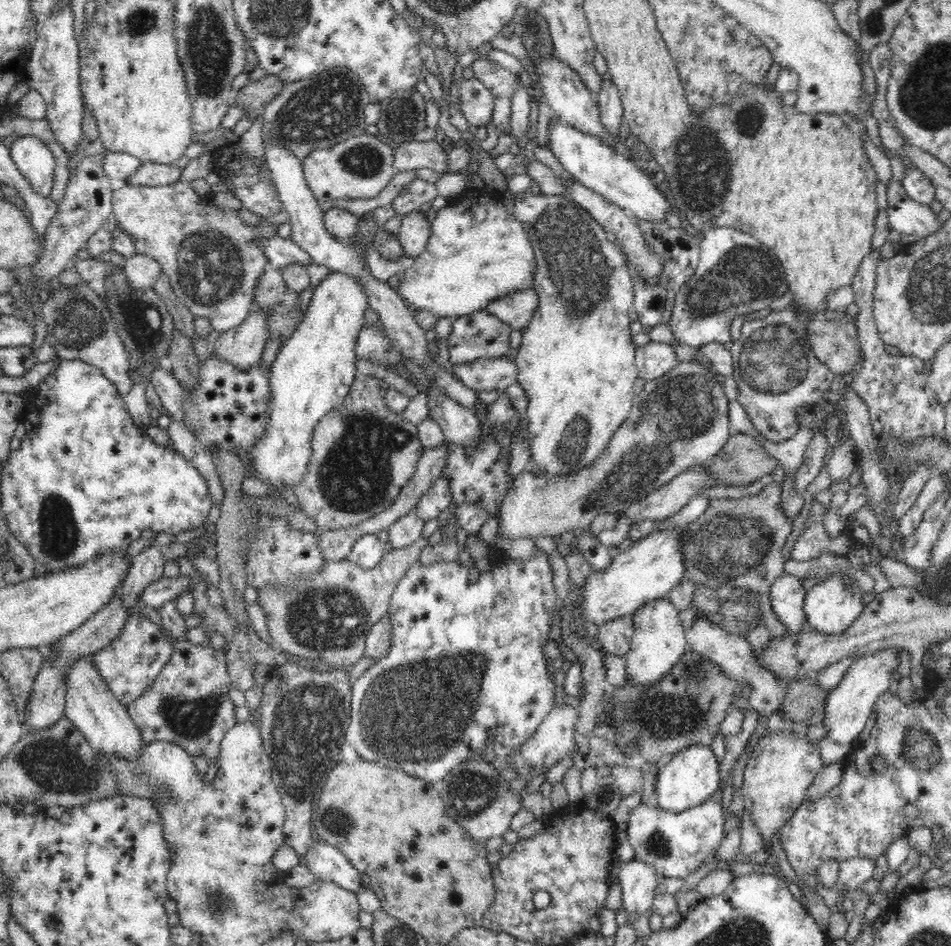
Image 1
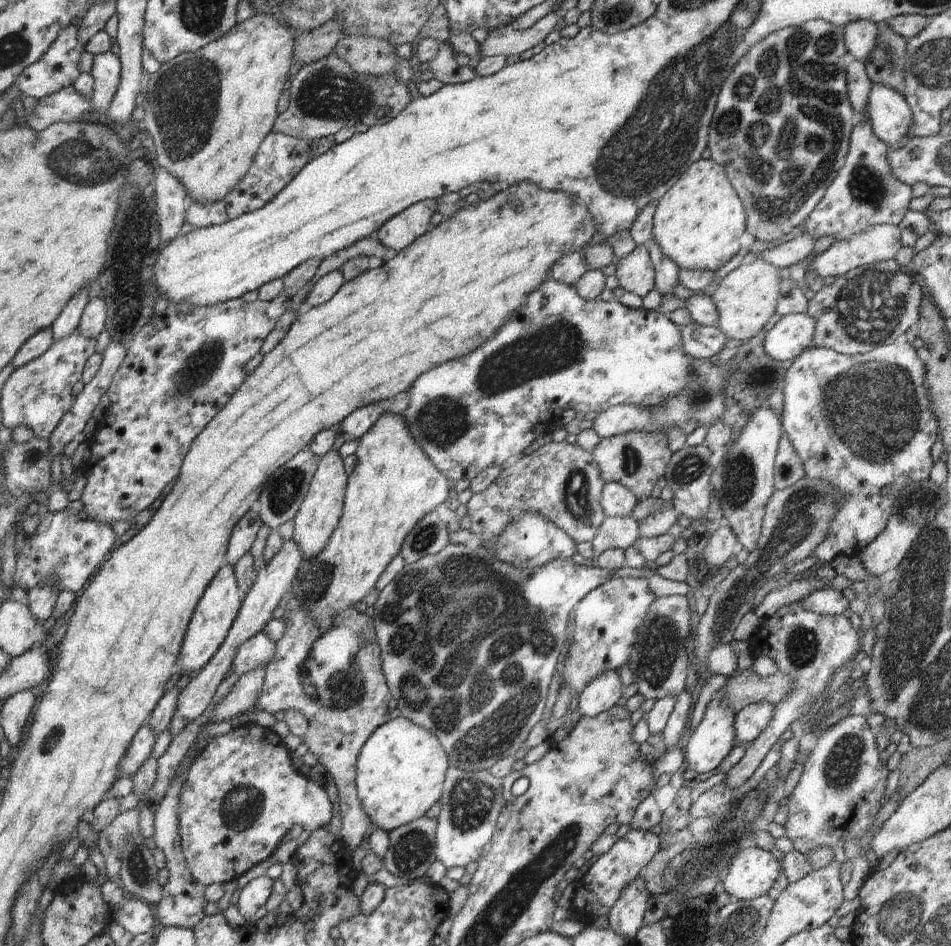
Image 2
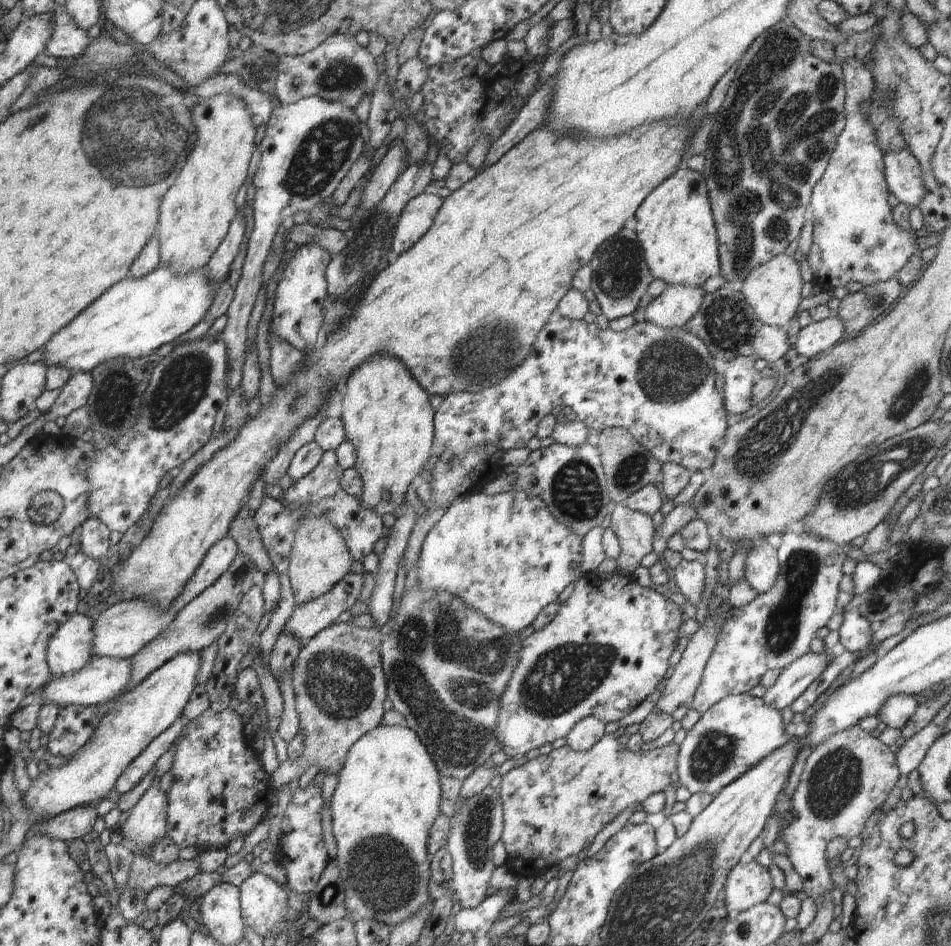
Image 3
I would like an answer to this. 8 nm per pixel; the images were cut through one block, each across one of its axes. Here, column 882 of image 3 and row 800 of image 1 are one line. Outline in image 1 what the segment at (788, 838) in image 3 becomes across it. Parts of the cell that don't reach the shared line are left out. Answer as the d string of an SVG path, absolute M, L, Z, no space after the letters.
M792 730L767 731L753 746L744 768L741 791L744 808L750 811L750 817L763 840L772 840L776 830L780 832L796 809L806 802L806 788L824 767L817 743L809 742L805 736L799 738Z

